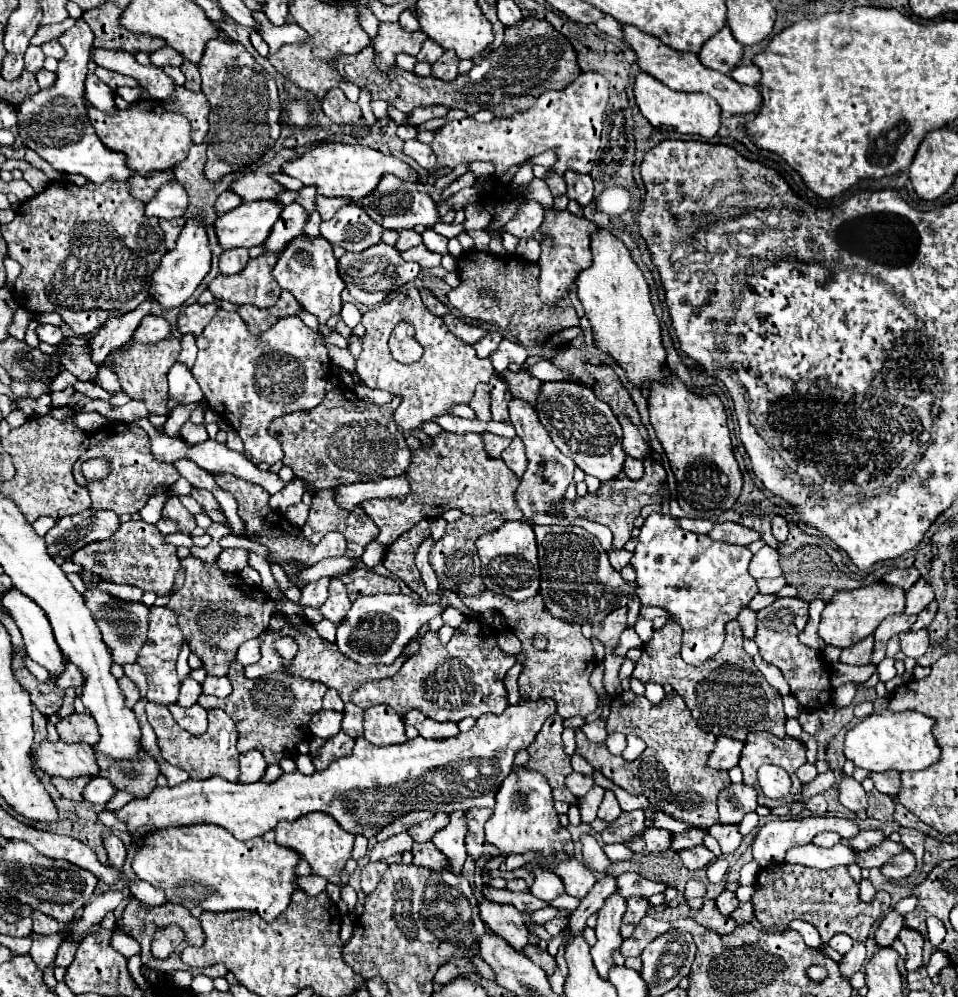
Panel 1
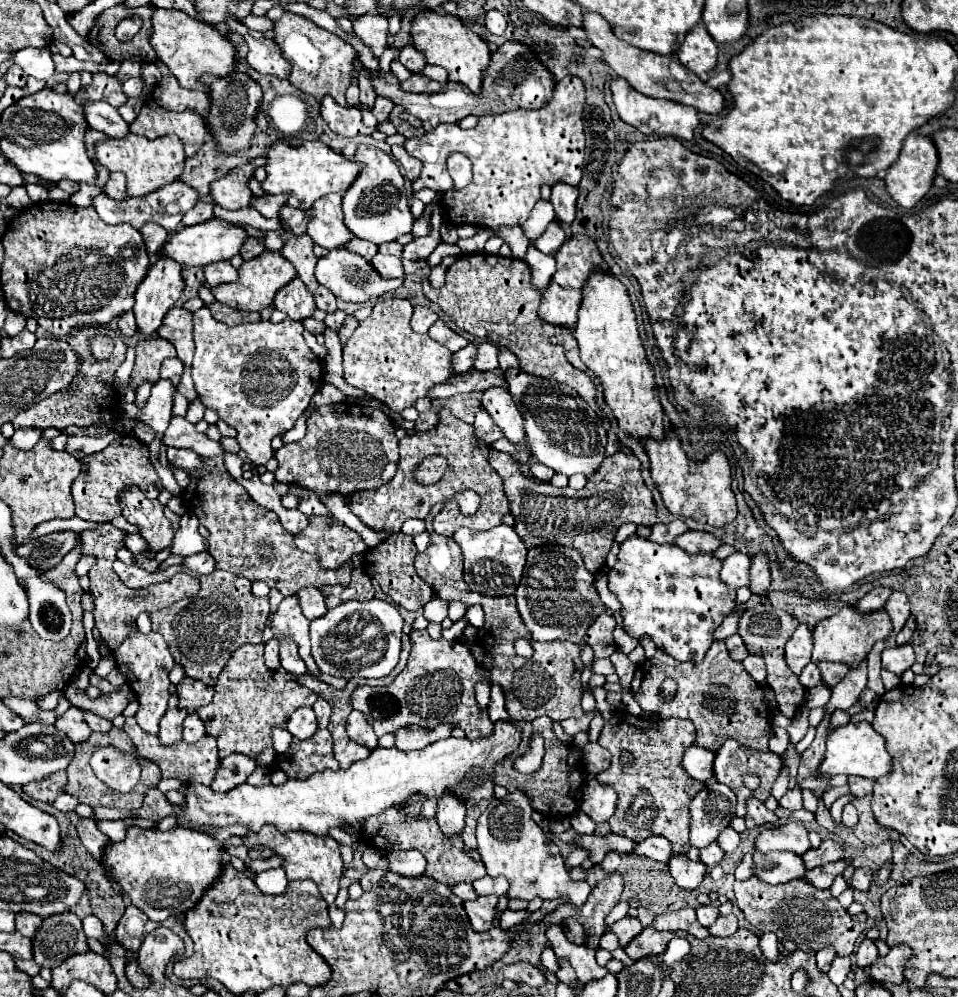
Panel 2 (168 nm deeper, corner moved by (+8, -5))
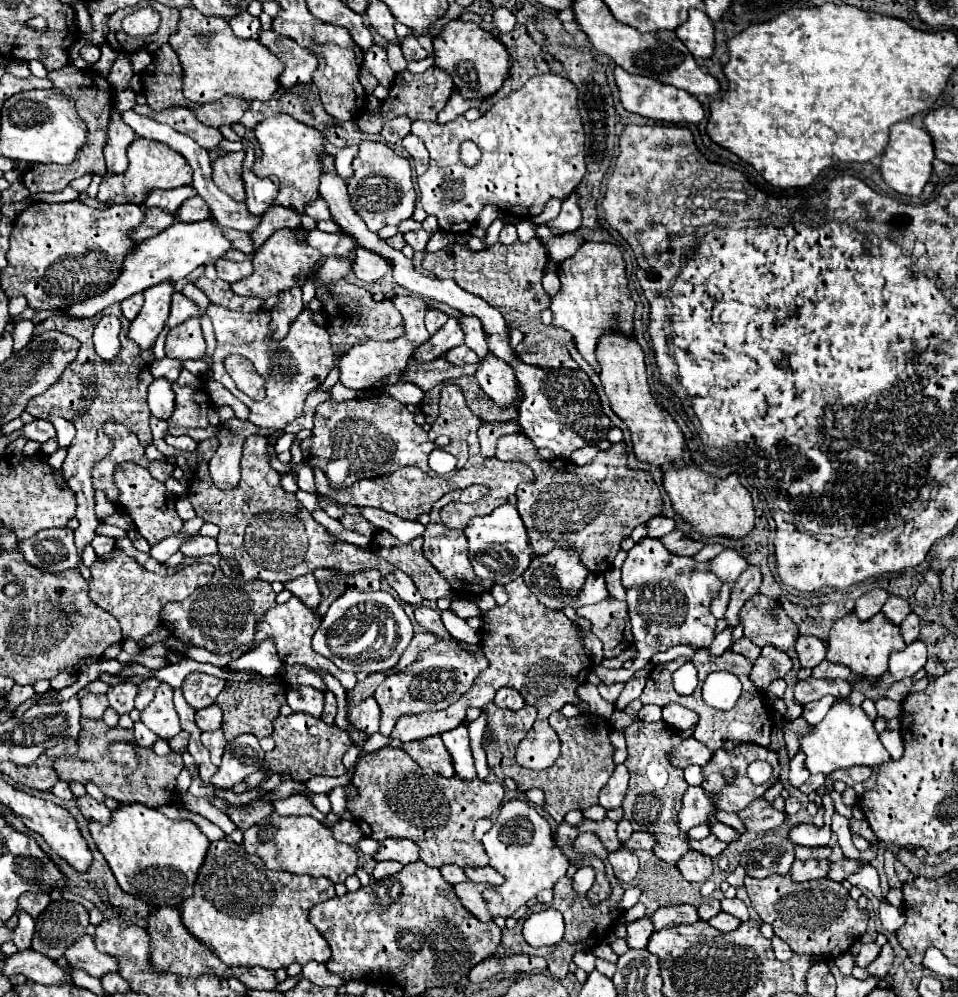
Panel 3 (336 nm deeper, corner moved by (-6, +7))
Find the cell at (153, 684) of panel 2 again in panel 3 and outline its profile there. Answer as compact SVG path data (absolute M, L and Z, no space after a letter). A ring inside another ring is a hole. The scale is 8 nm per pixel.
M162 683L156 691L154 701L142 711L142 723L154 731L160 739L172 739L180 733L180 719L172 703L172 687Z

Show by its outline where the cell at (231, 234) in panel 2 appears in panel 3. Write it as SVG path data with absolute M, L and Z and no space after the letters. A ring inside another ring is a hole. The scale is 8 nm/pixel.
M210 219L198 221L198 223L174 223L168 229L164 229L160 235L154 235L152 239L144 239L134 245L134 251L124 257L124 269L120 271L116 283L112 283L112 287L108 291L104 291L100 295L92 295L84 301L68 303L62 309L62 315L68 319L94 317L108 305L120 303L122 299L142 293L148 287L154 287L164 281L178 281L182 277L186 277L196 267L220 259L228 249L230 249L230 241L222 235L222 231Z

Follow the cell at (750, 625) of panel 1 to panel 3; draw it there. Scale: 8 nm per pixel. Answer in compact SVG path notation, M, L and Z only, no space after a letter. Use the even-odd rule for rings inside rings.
M742 637L740 641L736 641L736 643L732 645L732 651L744 655L744 657L750 659L750 661L756 661L758 655L760 655L760 647L756 647L756 645L754 645L752 641L748 641L746 637Z

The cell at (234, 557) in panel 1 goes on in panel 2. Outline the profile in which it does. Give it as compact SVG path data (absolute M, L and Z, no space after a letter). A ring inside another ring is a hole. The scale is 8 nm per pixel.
M204 551L204 553L196 553L196 555L186 557L184 559L184 567L192 569L194 573L208 575L208 573L216 571L216 559L212 555L208 555L208 551Z

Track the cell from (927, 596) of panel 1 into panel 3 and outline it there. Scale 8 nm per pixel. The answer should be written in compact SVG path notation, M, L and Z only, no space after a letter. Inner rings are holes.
M890 595L890 597L886 599L886 603L882 605L880 613L882 613L886 619L890 619L890 623L900 625L900 623L910 615L910 605L908 605L906 599L900 599L900 597Z

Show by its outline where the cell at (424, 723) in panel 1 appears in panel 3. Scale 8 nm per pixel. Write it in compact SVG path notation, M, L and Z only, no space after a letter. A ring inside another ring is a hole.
M514 579L506 585L506 591L510 595L508 603L502 607L496 607L492 611L486 611L482 615L484 625L480 629L482 641L480 647L488 659L488 667L484 673L476 677L476 683L472 689L468 689L468 695L460 697L452 707L436 713L416 713L416 715L402 715L394 729L392 737L400 739L402 743L424 739L430 735L438 735L450 729L456 729L462 725L462 719L466 717L468 707L482 709L484 703L490 703L494 699L494 693L508 685L516 689L528 705L534 705L538 709L538 717L524 737L524 741L518 745L516 761L518 765L526 769L546 769L554 765L554 761L560 755L560 739L556 731L548 725L548 715L552 711L562 709L566 703L576 703L580 707L580 713L588 711L588 705L576 697L576 687L586 681L586 675L590 671L590 657L582 649L582 641L578 637L576 627L562 611L552 611L544 607L532 591L528 591L524 579Z

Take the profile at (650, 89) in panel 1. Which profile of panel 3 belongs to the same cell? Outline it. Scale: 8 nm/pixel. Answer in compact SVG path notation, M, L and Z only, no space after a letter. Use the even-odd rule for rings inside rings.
M622 67L614 69L618 93L620 93L620 103L624 105L626 111L654 119L654 121L664 121L664 123L700 123L704 119L704 109L698 103L698 99L682 89L676 89L672 85L660 83L650 77L640 77L622 71Z

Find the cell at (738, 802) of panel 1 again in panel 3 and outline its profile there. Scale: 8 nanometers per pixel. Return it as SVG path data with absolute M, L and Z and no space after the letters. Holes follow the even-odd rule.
M688 787L682 795L682 807L678 811L678 827L680 831L688 833L688 829L700 825L702 821L712 821L714 801L702 787Z

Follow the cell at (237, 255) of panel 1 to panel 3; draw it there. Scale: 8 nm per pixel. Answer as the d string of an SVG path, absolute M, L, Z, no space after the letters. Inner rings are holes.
M218 259L218 261L216 261L216 275L218 275L222 281L236 283L236 281L248 277L250 273L252 273L252 263L250 263L250 259L242 261L242 263L226 261L226 259Z

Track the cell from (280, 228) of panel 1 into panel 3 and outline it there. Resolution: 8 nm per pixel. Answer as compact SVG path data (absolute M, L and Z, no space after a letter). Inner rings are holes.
M220 227L220 229L224 231L224 237L230 239L232 249L242 251L246 255L254 253L254 243L252 243L252 239L250 239L250 235L246 231L236 231L236 229L226 229L226 227Z

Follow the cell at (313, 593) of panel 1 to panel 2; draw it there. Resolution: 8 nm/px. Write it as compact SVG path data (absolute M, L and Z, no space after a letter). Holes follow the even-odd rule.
M290 595L284 597L284 601L280 603L274 619L272 619L272 629L274 629L274 637L278 639L280 635L292 635L292 639L298 643L300 647L300 657L306 661L308 671L316 677L318 675L318 667L310 655L310 637L308 637L308 627L310 621L302 615L302 609L298 607L298 597Z

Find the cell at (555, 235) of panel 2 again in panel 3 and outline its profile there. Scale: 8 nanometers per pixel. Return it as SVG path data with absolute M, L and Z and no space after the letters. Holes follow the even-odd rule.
M546 225L536 227L536 237L544 243L548 255L552 261L562 263L564 259L572 257L580 245L580 239L576 233L564 233L564 235L554 235Z

